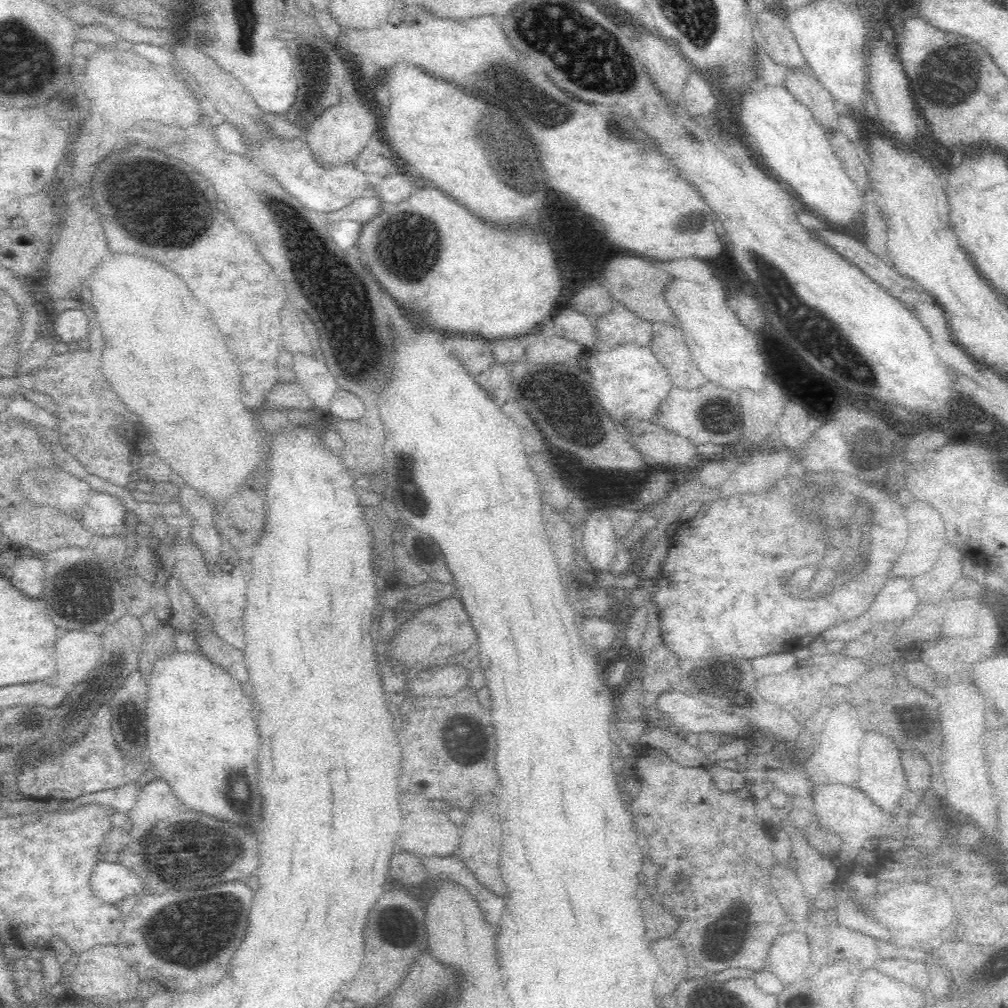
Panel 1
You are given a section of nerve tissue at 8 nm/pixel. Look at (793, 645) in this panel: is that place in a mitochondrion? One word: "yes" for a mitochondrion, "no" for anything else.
no

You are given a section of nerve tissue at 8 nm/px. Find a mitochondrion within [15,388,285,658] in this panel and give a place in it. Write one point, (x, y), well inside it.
(80, 582)

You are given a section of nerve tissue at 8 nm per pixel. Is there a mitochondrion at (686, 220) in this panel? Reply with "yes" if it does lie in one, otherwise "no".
yes

